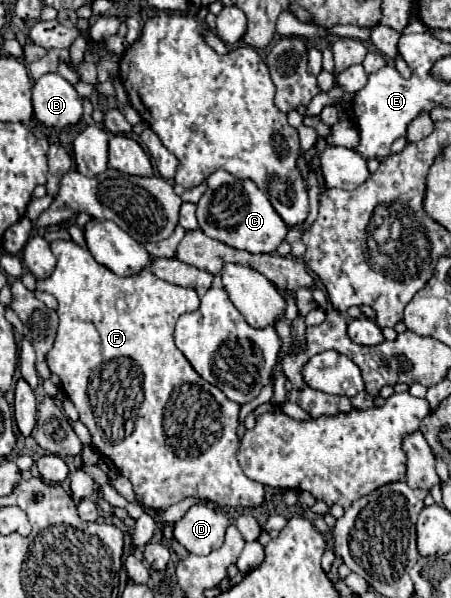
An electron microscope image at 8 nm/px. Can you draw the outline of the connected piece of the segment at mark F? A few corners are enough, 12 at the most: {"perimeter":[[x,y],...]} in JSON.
{"perimeter":[[51,242],[51,372],[137,502],[255,508],[199,308]]}

